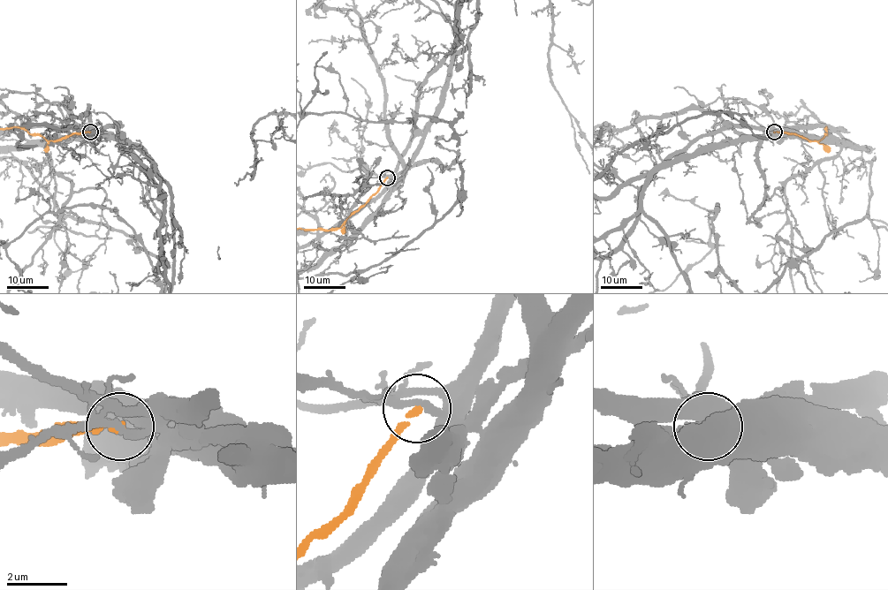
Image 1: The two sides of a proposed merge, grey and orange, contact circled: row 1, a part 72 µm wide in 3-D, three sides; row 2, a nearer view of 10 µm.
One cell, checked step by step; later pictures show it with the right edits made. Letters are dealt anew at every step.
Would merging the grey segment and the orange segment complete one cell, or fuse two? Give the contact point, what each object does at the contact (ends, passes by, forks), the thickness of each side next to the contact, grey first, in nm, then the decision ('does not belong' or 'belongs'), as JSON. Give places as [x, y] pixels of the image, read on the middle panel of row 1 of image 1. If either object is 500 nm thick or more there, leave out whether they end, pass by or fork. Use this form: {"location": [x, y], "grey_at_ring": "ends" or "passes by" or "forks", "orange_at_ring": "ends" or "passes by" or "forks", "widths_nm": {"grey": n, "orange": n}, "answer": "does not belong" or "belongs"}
{"location": [387, 177], "grey_at_ring": "forks", "orange_at_ring": "ends", "widths_nm": {"grey": 200, "orange": 220}, "answer": "does not belong"}

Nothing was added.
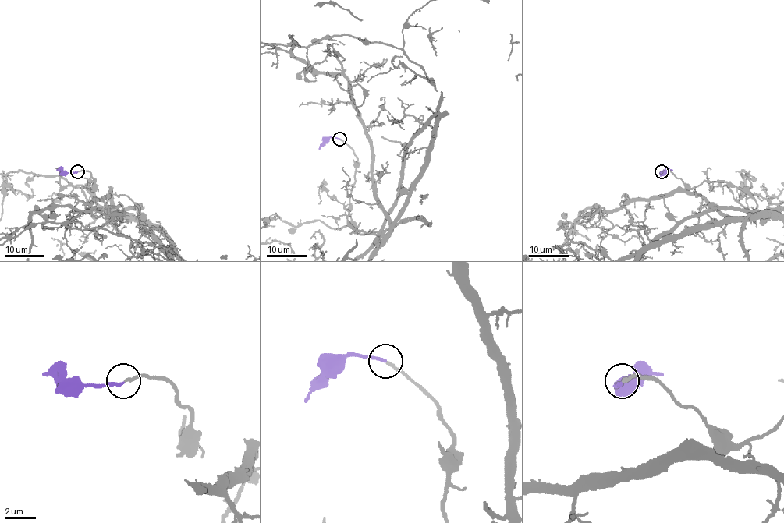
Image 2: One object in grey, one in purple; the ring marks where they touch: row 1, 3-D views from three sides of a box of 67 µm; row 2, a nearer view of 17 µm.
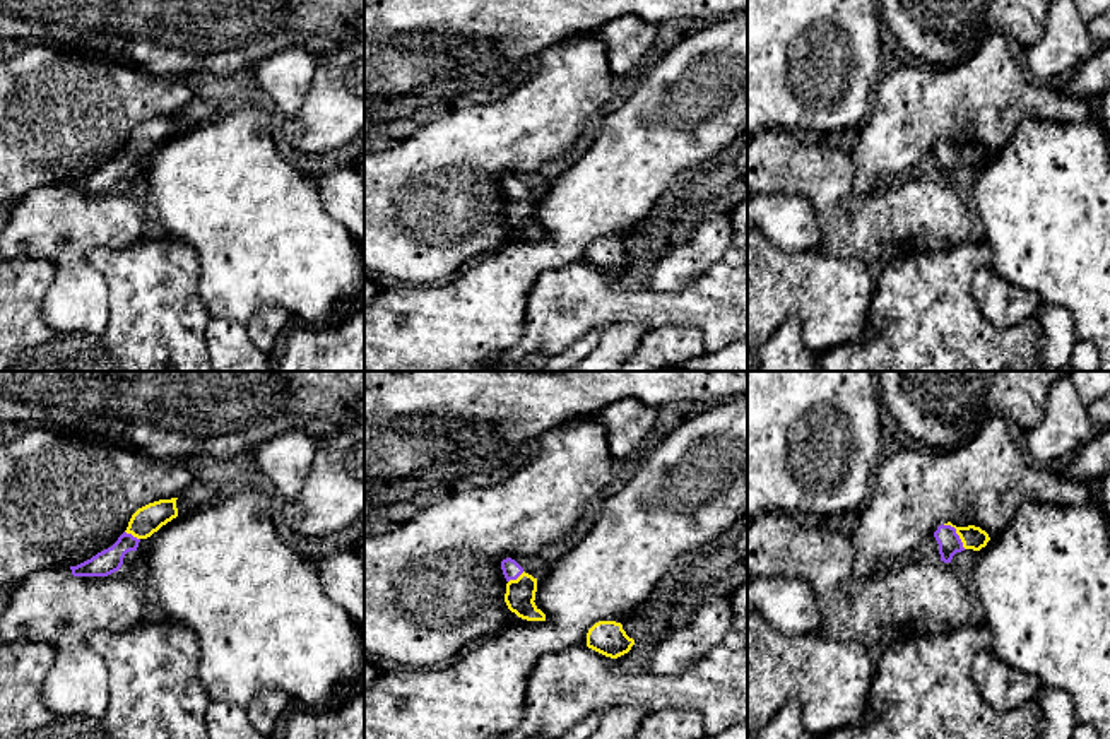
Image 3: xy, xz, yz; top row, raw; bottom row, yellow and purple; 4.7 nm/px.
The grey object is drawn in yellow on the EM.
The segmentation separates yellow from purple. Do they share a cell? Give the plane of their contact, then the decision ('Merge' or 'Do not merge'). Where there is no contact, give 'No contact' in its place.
Touches yellow in yz. Merge

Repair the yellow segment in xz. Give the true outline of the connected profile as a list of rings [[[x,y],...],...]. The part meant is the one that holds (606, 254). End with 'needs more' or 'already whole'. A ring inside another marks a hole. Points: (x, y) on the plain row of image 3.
[[[599,238],[587,250],[587,263],[611,275],[628,270],[633,262],[635,257],[616,238]]]; already whole

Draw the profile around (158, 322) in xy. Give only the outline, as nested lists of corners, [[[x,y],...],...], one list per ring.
[[[166,236],[137,239],[125,248],[96,248],[87,262],[109,289],[108,325],[99,334],[53,330],[43,316],[43,303],[56,279],[56,265],[43,258],[0,258],[0,371],[214,371],[207,330],[212,315],[198,294],[198,253],[185,241]]]

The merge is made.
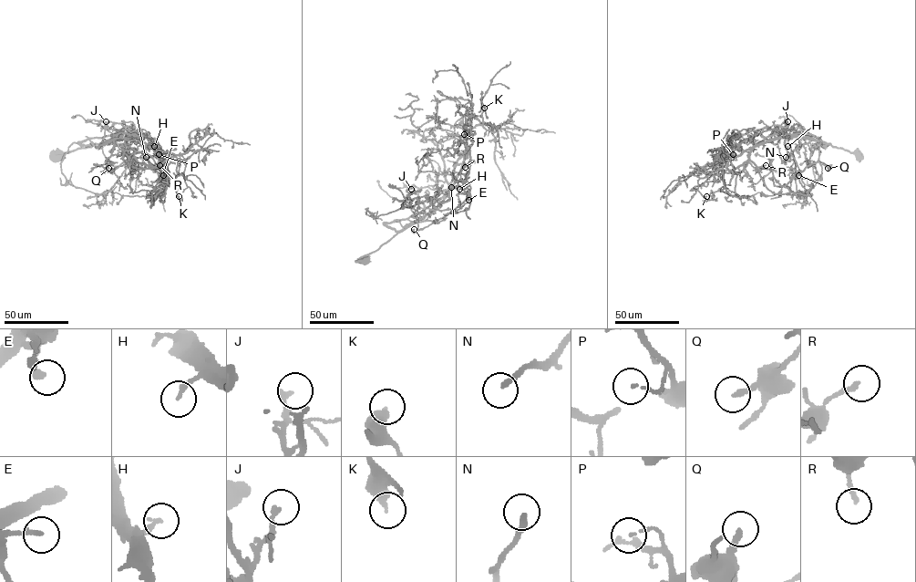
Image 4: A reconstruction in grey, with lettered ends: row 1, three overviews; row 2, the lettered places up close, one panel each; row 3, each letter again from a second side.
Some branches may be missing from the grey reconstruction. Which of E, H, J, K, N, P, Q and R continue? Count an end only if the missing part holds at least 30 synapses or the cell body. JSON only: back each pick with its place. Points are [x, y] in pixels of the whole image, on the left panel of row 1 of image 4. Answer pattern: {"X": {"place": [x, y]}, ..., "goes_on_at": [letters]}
{"J": {"place": [106, 121]}, "N": {"place": [146, 157]}, "goes_on_at": ["J", "N"]}

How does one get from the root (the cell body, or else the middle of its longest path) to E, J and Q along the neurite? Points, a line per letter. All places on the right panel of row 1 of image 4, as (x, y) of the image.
E: (859, 157), (821, 142), (818, 160), (798, 175)
J: (859, 157), (822, 141), (789, 135), (787, 122), (784, 121), (786, 125), (787, 121)
Q: (859, 157), (821, 142), (818, 161), (826, 166), (831, 165), (828, 168)

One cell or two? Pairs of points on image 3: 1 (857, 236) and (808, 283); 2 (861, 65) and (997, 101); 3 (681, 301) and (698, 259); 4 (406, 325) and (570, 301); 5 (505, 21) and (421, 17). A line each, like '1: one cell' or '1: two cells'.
1: two cells
2: two cells
3: two cells
4: two cells
5: one cell

